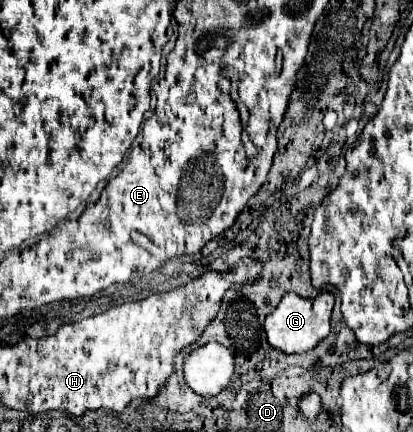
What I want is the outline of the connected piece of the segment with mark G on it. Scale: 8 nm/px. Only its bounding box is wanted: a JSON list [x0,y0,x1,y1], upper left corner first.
[265,292,333,354]

